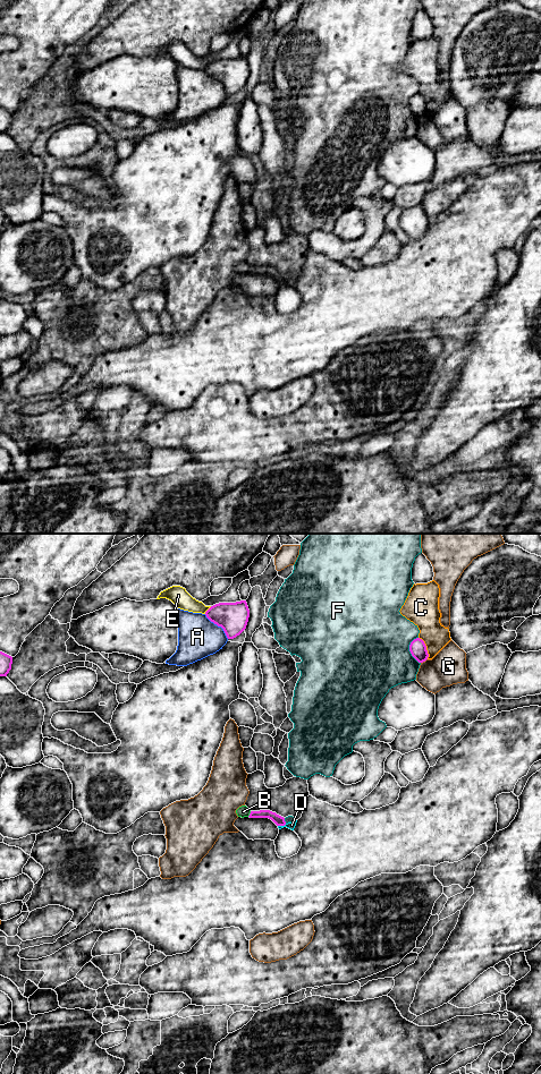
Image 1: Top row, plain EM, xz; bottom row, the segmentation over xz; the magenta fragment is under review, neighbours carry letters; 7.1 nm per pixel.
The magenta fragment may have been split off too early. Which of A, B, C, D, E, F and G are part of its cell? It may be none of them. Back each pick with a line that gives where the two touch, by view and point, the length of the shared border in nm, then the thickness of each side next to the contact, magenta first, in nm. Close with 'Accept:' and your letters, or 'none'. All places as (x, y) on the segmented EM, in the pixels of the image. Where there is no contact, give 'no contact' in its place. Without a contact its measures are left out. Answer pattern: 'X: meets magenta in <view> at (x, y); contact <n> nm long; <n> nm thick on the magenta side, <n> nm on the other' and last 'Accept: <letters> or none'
Accept: none

